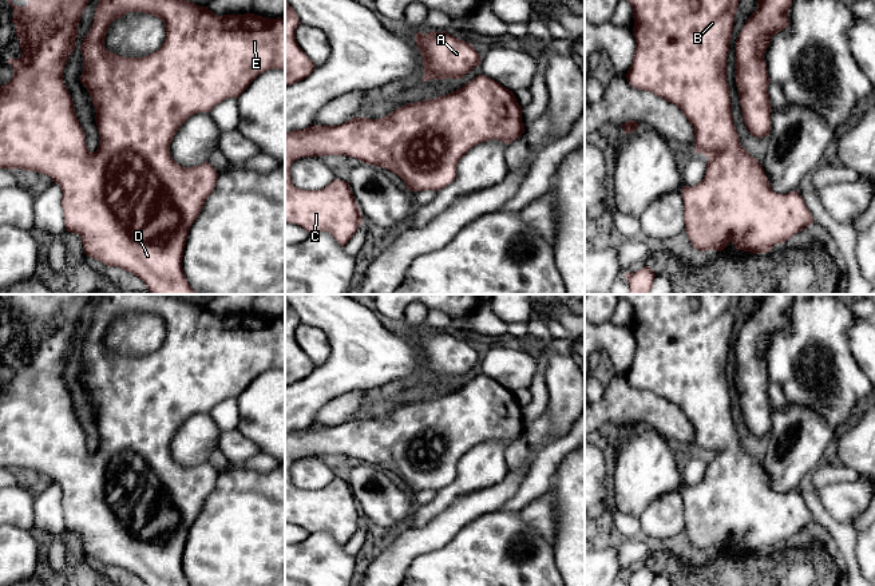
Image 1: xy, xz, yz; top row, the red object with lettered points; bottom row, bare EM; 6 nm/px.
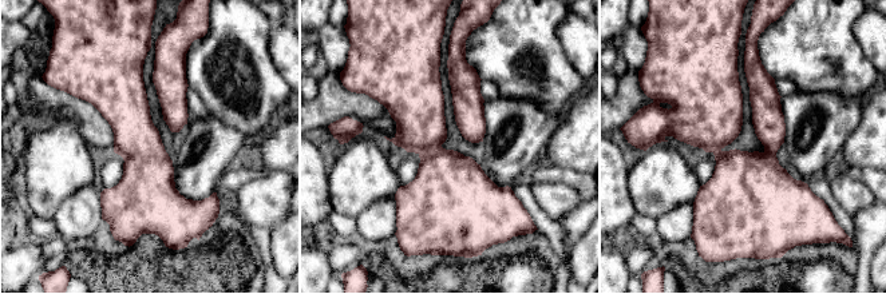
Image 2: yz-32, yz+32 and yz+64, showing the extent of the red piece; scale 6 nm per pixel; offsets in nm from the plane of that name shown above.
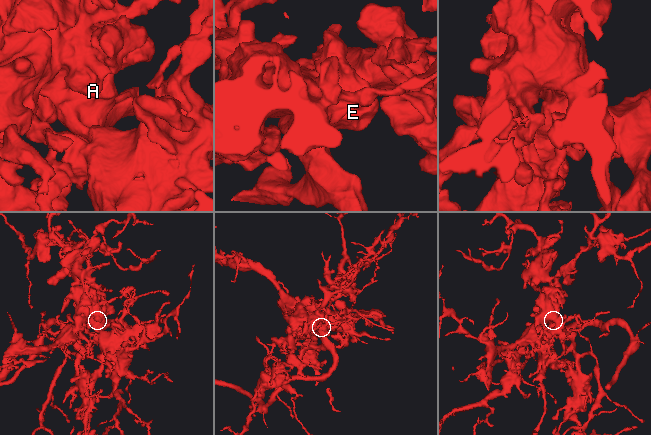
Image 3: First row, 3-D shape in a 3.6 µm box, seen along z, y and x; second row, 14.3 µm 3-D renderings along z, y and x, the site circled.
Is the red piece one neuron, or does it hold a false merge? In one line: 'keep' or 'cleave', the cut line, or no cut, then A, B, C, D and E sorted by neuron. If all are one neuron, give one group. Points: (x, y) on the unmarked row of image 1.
keep; no cut; A B C D E

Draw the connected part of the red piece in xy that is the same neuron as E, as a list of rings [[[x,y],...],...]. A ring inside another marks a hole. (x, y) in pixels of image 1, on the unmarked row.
[[[12,294],[0,296],[13,308],[11,321],[23,351],[19,359],[7,360],[13,367],[13,376],[0,385],[0,468],[41,472],[60,486],[66,530],[82,536],[86,555],[132,573],[146,586],[190,586],[182,569],[183,549],[191,524],[215,487],[218,472],[207,462],[179,466],[170,455],[170,443],[191,415],[210,412],[227,397],[237,399],[265,371],[285,371],[285,320],[254,313],[218,316],[207,306],[177,294],[102,294],[94,322],[80,345],[80,381],[96,409],[99,432],[99,447],[92,452],[87,448],[86,433],[63,383],[63,371],[76,347],[82,313],[94,294],[28,294],[25,306],[12,304]],[[127,312],[153,314],[165,322],[165,341],[154,353],[123,357],[106,348],[110,324]]]

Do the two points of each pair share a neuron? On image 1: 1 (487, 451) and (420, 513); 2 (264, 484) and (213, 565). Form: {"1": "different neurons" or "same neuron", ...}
{"1": "same neuron", "2": "same neuron"}

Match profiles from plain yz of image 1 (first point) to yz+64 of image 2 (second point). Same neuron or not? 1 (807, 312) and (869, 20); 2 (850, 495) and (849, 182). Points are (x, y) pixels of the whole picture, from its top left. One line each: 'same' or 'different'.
1: different
2: same

